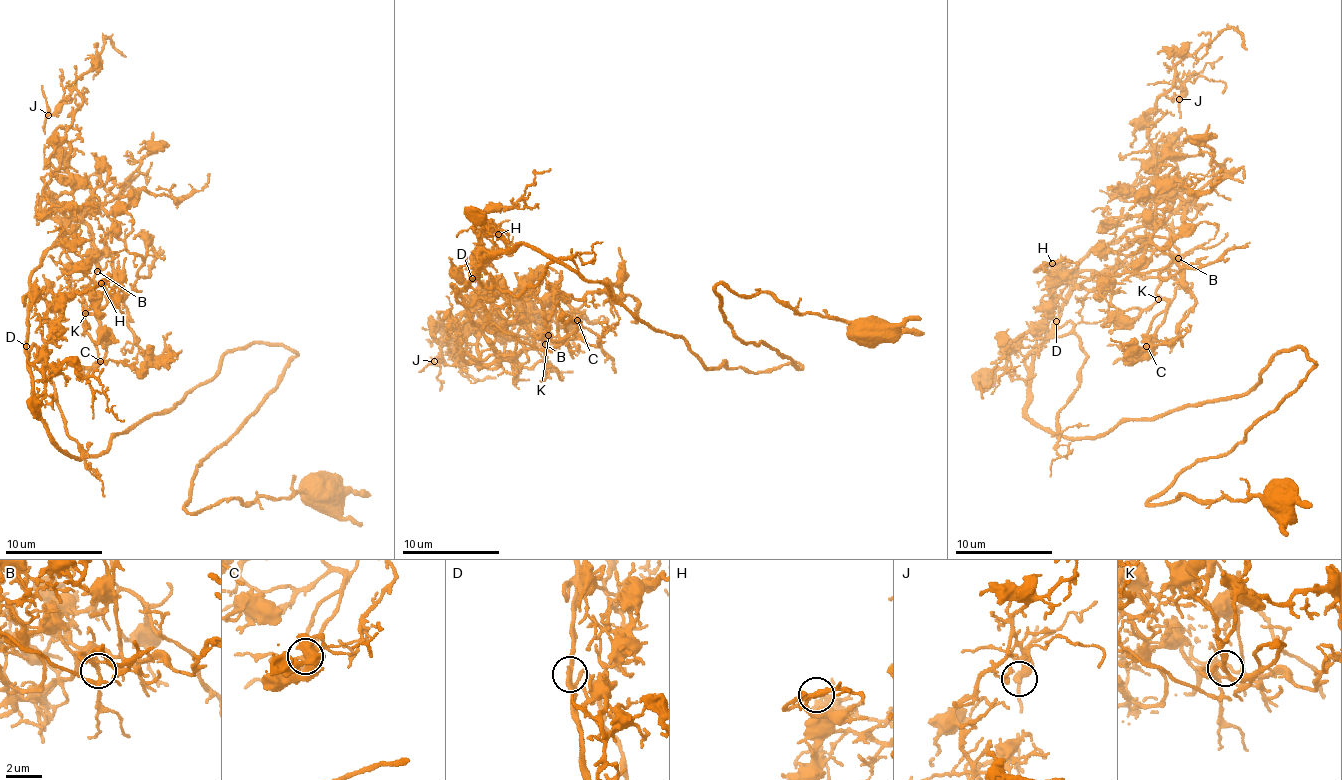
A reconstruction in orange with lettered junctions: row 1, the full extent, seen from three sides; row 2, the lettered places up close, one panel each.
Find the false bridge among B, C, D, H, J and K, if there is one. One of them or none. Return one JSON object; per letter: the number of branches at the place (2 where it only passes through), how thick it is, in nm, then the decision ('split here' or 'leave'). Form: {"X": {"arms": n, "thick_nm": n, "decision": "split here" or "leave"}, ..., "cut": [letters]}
{"B": {"arms": 3, "thick_nm": 260, "decision": "leave"}, "C": {"arms": 3, "thick_nm": 280, "decision": "leave"}, "D": {"arms": 3, "thick_nm": 240, "decision": "leave"}, "H": {"arms": 3, "thick_nm": 240, "decision": "leave"}, "J": {"arms": 3, "thick_nm": 200, "decision": "leave"}, "K": {"arms": 3, "thick_nm": 180, "decision": "leave"}, "cut": []}

